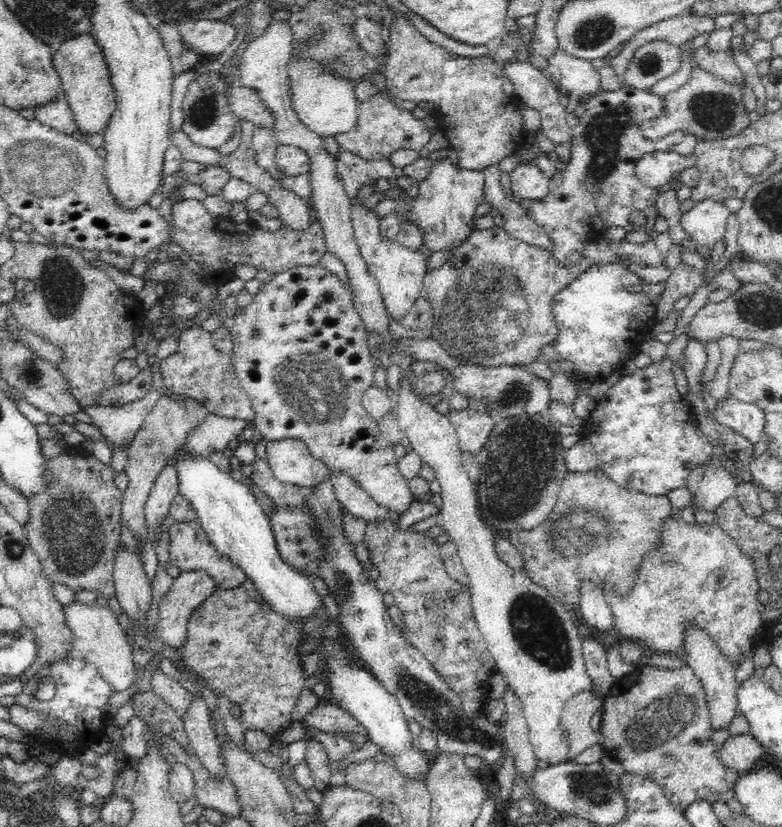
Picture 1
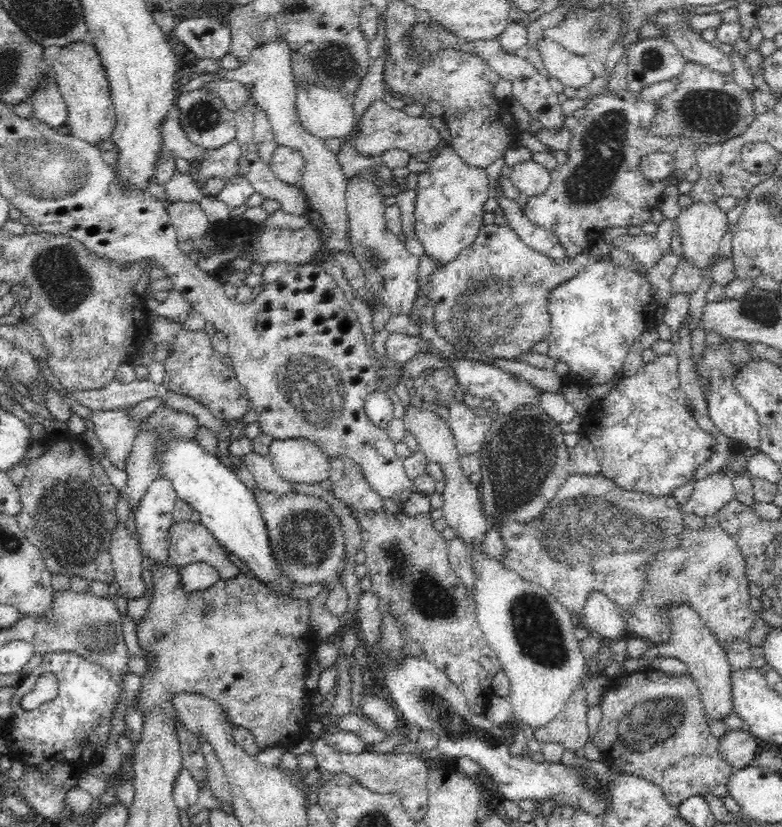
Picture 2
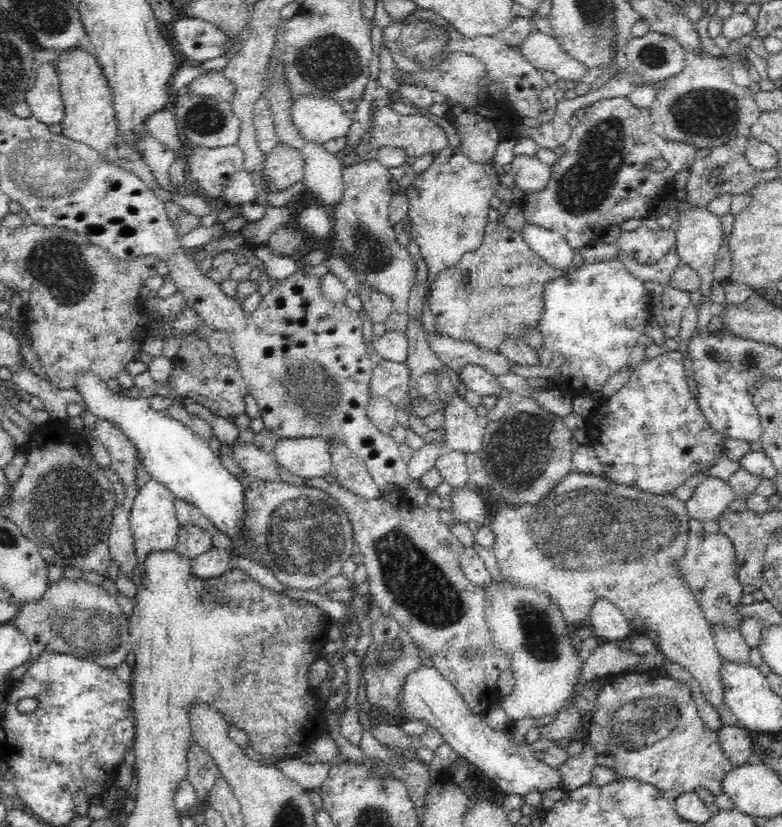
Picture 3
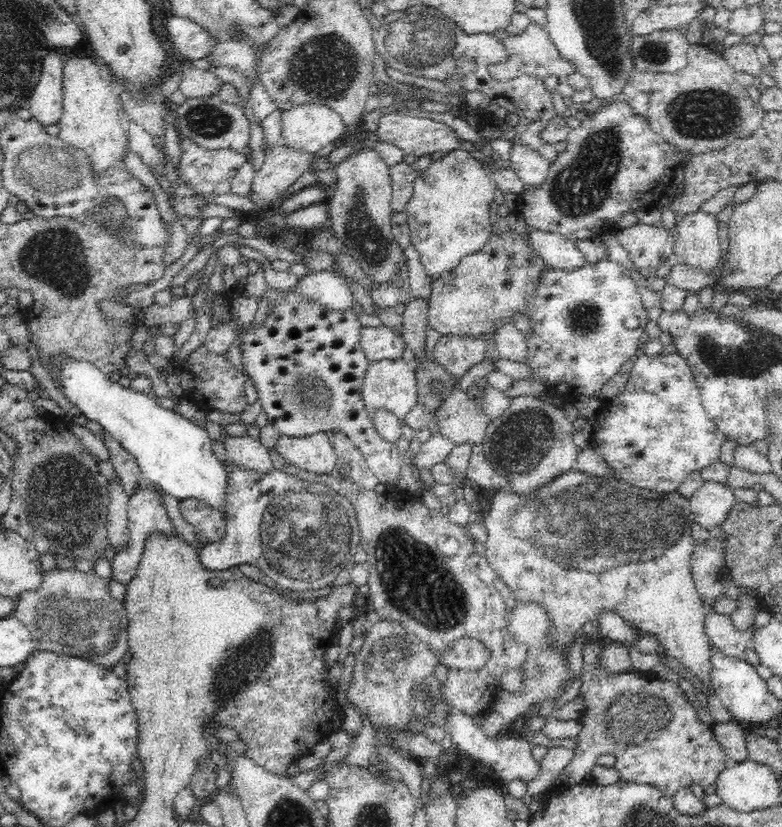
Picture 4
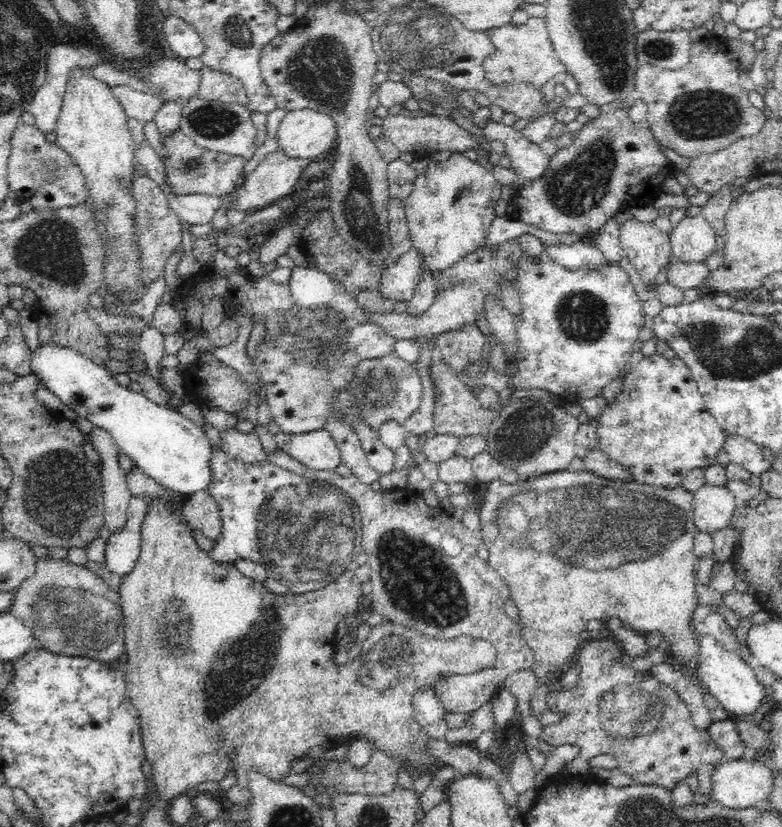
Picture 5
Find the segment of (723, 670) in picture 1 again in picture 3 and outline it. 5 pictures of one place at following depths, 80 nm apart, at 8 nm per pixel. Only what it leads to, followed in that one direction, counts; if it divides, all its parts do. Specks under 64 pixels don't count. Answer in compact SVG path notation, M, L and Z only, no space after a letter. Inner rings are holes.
M573 470L538 504L512 507L502 503L490 522L489 528L495 538L489 549L504 579L518 587L532 587L546 594L554 605L558 605L572 633L582 620L590 616L593 605L600 600L618 607L635 627L655 630L660 653L688 669L702 688L704 699L718 710L725 706L720 677L722 658L710 623L673 564L686 553L690 518L686 503L674 495L655 495L620 485L606 476L592 476Z

